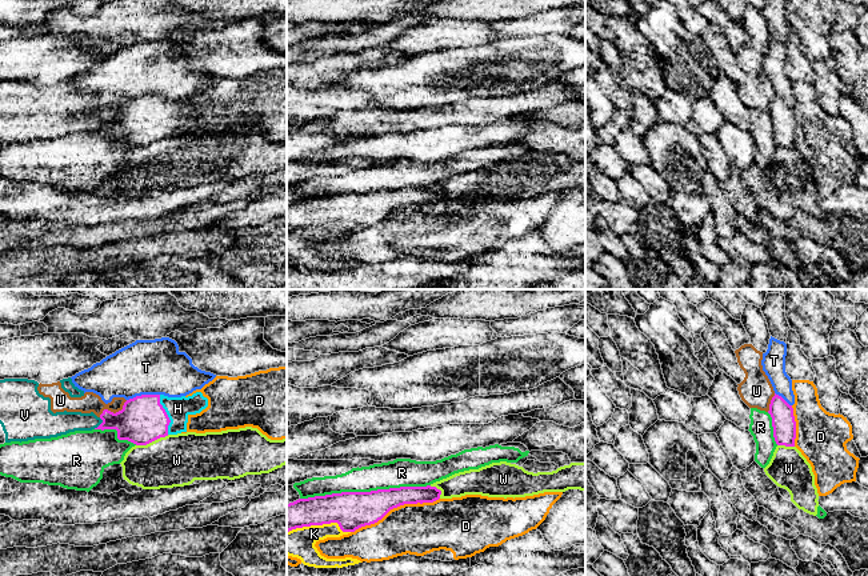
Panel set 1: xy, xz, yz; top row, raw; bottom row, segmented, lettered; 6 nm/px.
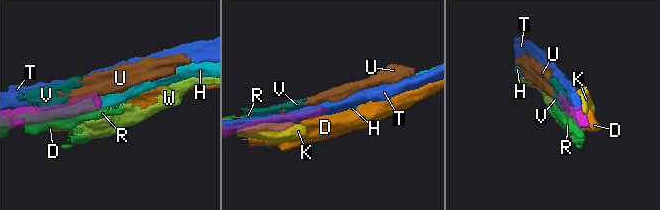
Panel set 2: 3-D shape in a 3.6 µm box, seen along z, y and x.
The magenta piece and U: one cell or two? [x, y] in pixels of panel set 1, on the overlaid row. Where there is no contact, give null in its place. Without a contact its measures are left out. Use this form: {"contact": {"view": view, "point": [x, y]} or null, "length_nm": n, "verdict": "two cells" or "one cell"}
{"contact": {"view": "xy", "point": [112, 412]}, "length_nm": 200, "verdict": "two cells"}

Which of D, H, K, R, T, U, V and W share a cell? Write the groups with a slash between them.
D / H / K / R / T / U V / W

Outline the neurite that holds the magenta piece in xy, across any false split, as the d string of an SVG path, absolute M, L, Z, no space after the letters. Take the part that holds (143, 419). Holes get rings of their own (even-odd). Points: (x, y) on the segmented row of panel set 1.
M201 392L188 397L141 395L127 400L116 413L104 409L100 415L103 423L95 429L116 429L119 440L147 445L160 437L187 432L188 416L207 407L208 399Z

